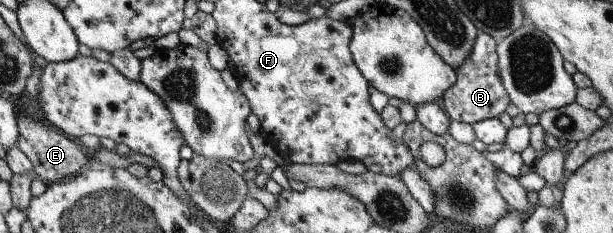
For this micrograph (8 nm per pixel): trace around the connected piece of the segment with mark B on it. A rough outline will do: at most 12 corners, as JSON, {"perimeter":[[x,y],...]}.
{"perimeter":[[478,32],[441,101],[450,121],[498,118],[511,103],[496,45]]}

